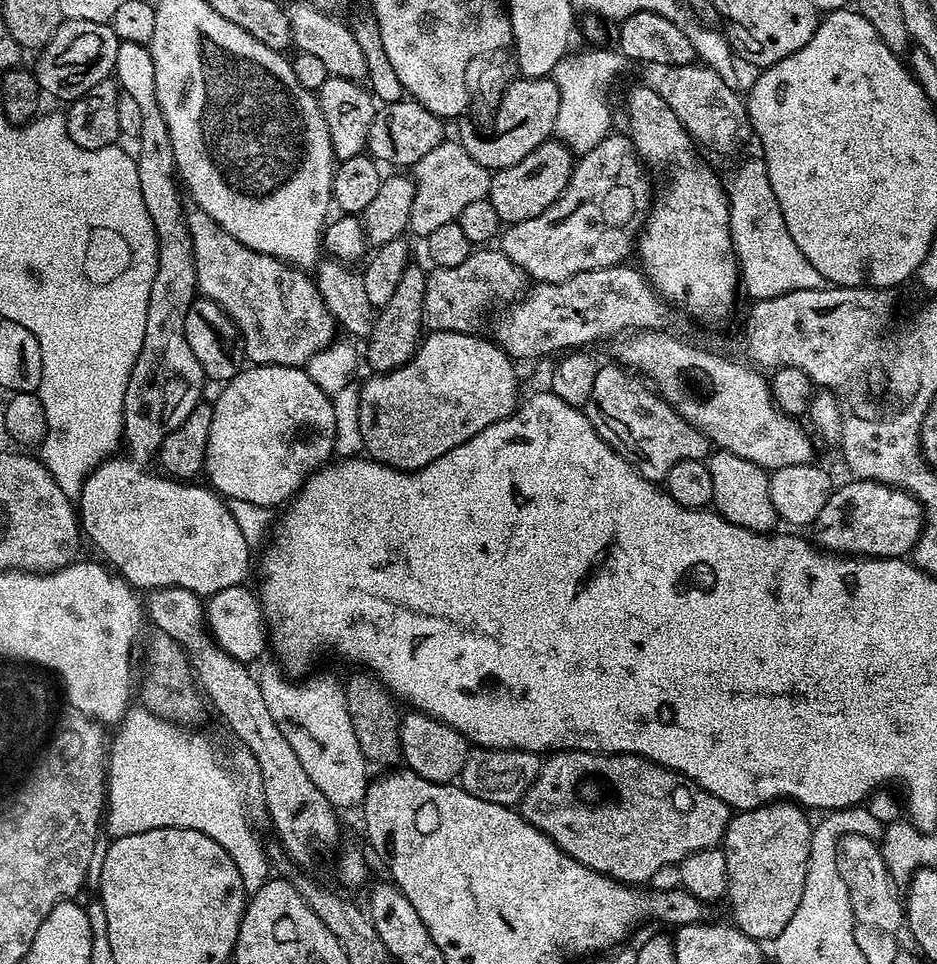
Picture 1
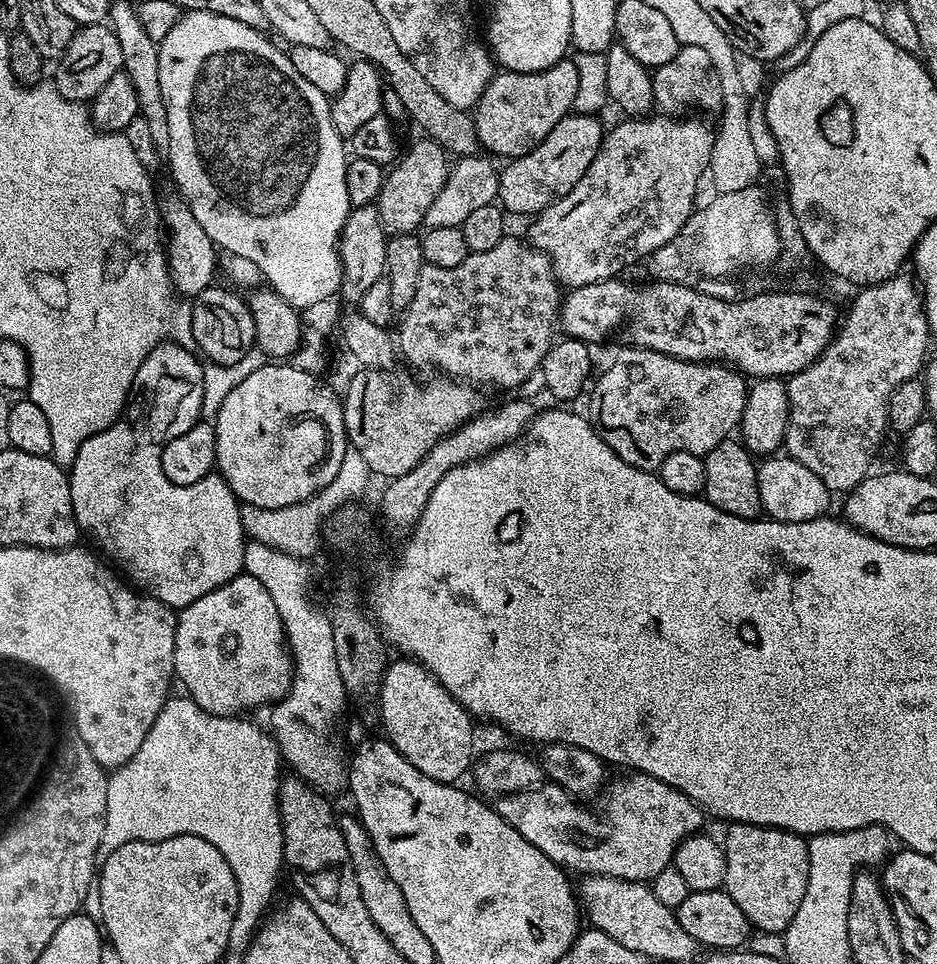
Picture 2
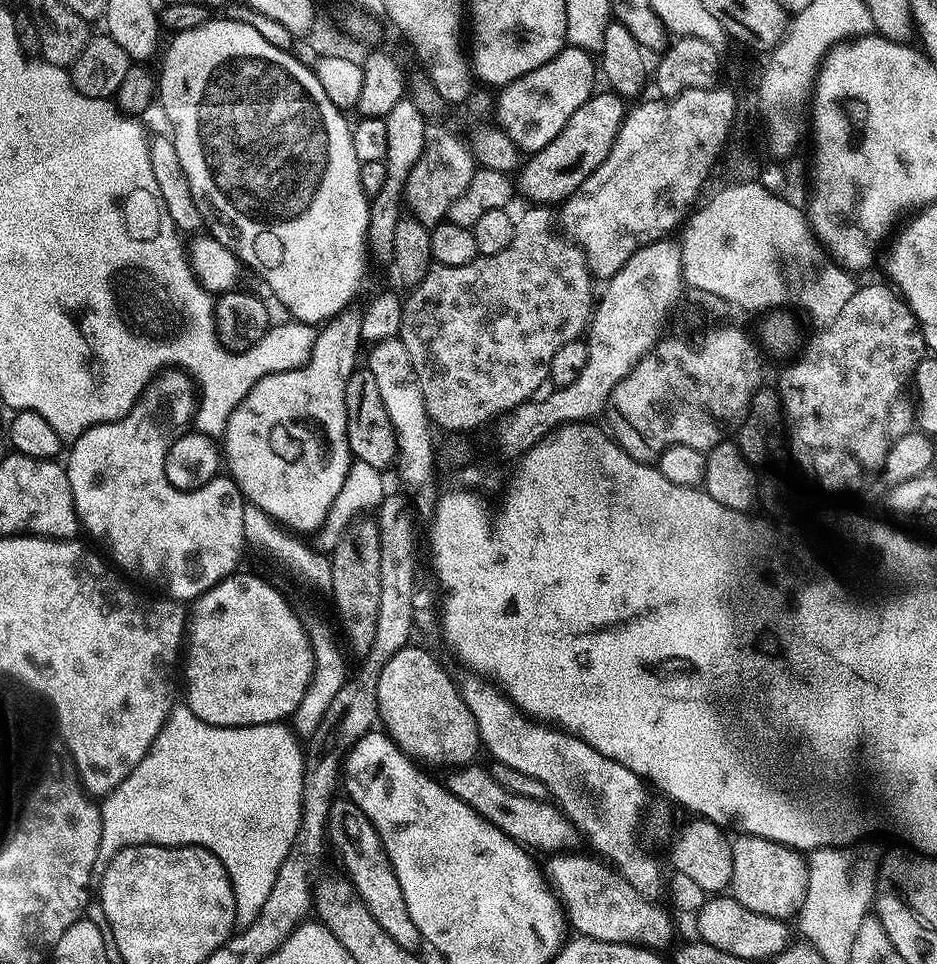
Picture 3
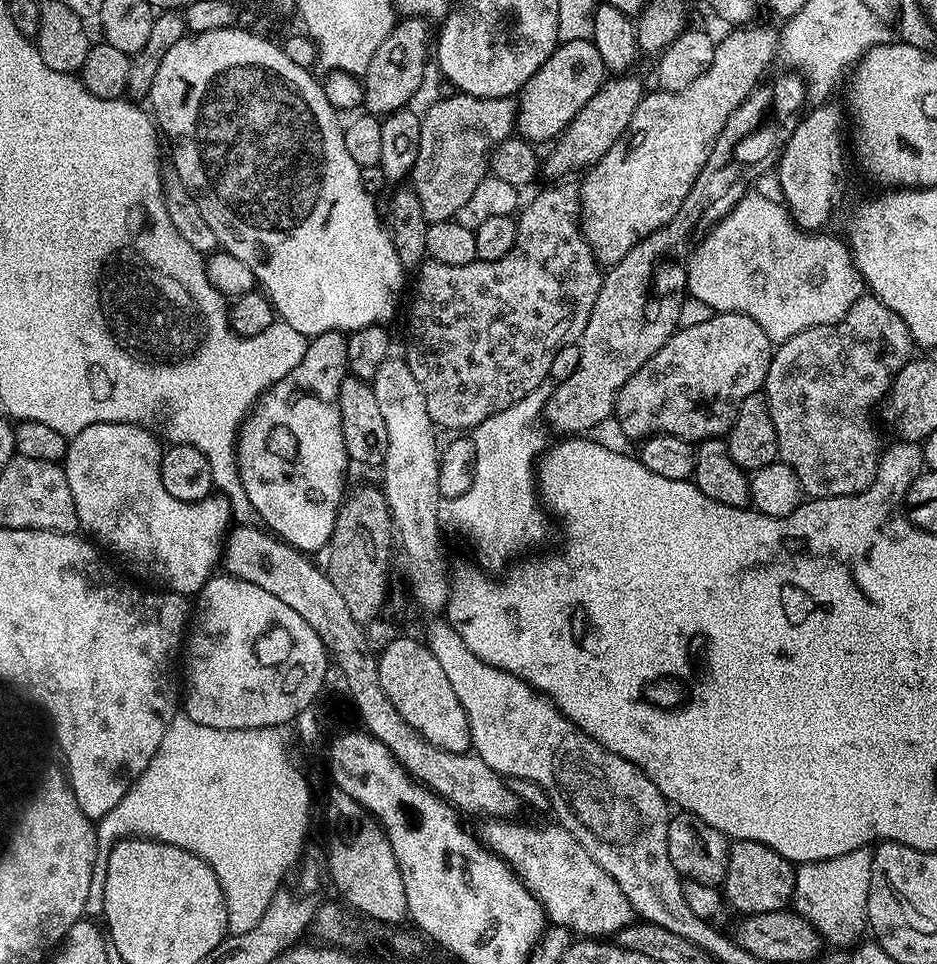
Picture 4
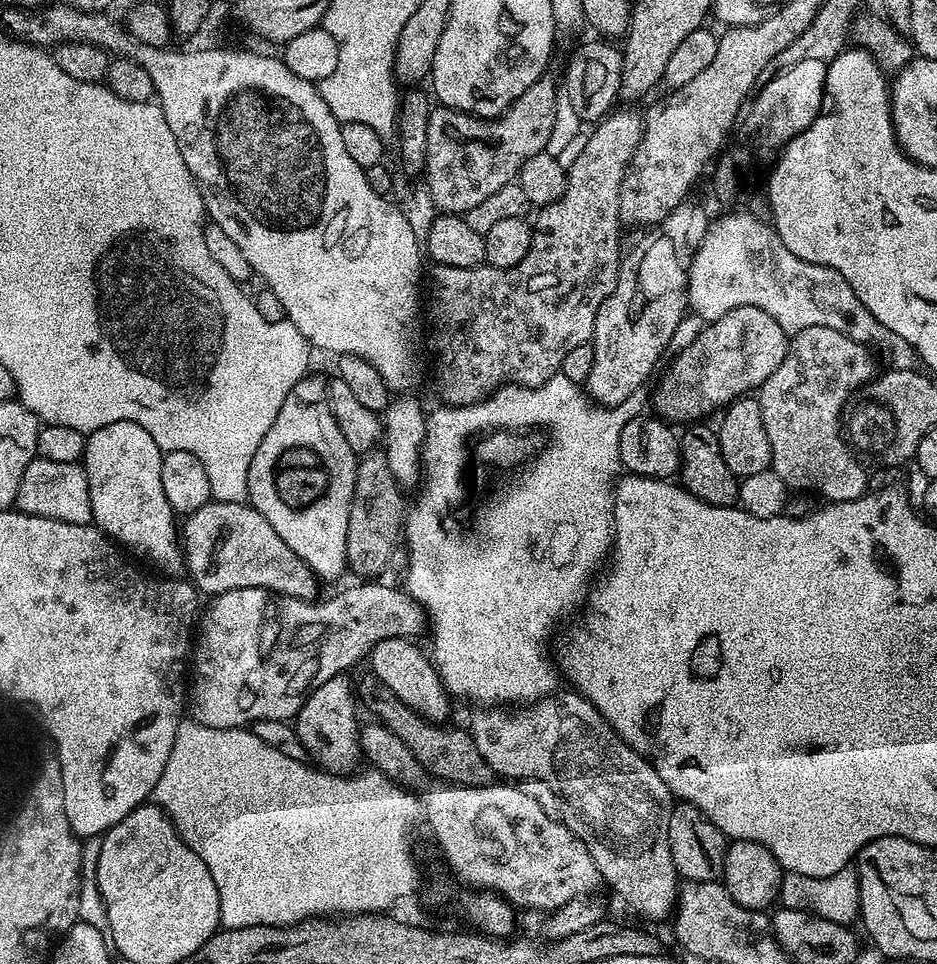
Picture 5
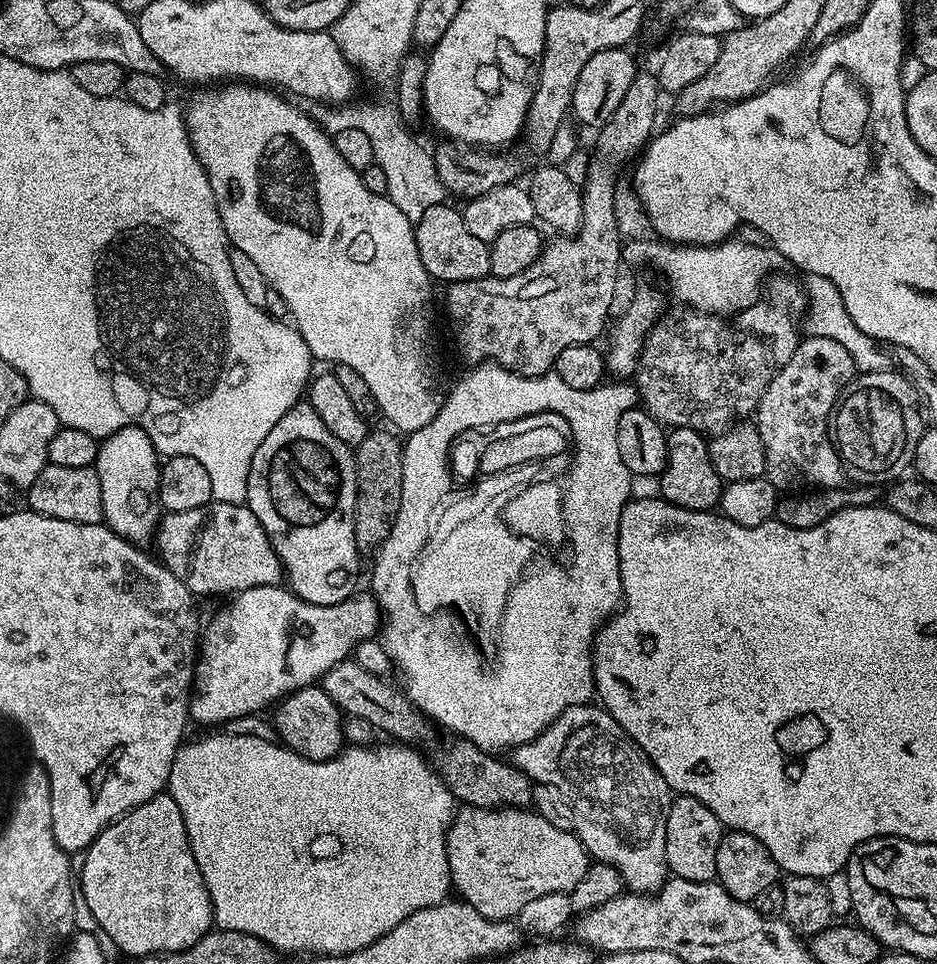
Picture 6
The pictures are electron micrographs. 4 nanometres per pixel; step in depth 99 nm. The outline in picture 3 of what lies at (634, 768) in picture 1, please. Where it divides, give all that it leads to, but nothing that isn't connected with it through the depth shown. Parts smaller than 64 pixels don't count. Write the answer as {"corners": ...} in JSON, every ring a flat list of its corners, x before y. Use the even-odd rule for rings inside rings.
{"corners":[[473,762,456,766,446,779,446,786,466,806,470,806,486,822,490,822,498,830,505,832,512,841,520,846,546,848,550,854,567,849,572,839,577,839,578,833,569,822,568,817,552,802,541,802,534,798,522,798,522,794,507,792,496,781,487,767,479,768,479,763]]}

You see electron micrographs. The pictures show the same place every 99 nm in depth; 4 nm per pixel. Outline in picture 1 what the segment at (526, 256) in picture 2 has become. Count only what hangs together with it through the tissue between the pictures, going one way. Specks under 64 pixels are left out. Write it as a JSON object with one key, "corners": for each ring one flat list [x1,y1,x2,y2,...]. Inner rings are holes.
{"corners":[[496,246,473,250,466,262,458,266,433,267,431,271,427,273,424,294,424,323,434,332,479,333,480,323,491,308,499,304,511,305,526,291,524,271,514,266,514,262,510,262,510,258,506,258,506,254]]}

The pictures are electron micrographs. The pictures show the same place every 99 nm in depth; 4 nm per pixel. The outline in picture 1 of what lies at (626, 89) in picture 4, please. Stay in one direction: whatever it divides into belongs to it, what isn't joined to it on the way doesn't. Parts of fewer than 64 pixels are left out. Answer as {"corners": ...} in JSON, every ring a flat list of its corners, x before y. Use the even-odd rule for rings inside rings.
{"corners":[[555,138,542,142,522,162,514,162,514,166,497,168,491,173,492,181,488,187,487,200,498,214,501,225,526,222,526,218,534,218,546,210,568,188,574,167,574,153,564,143]]}

